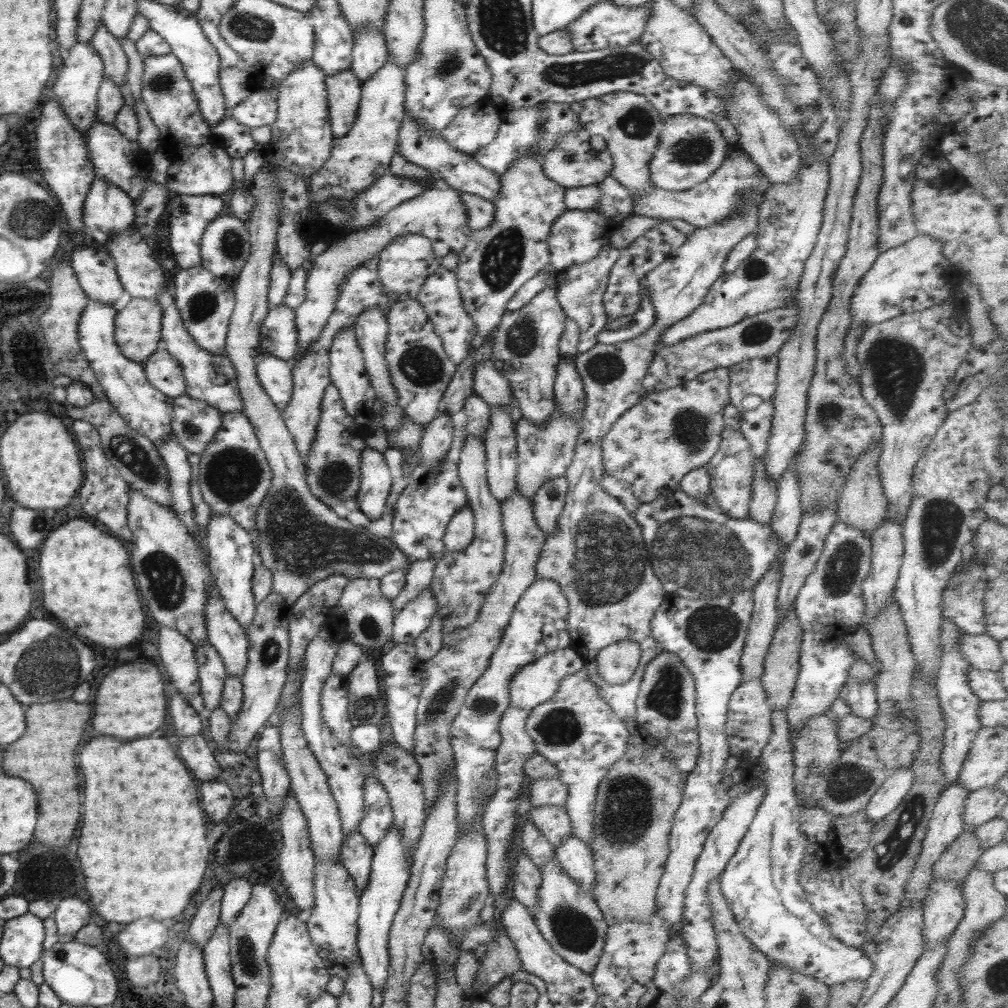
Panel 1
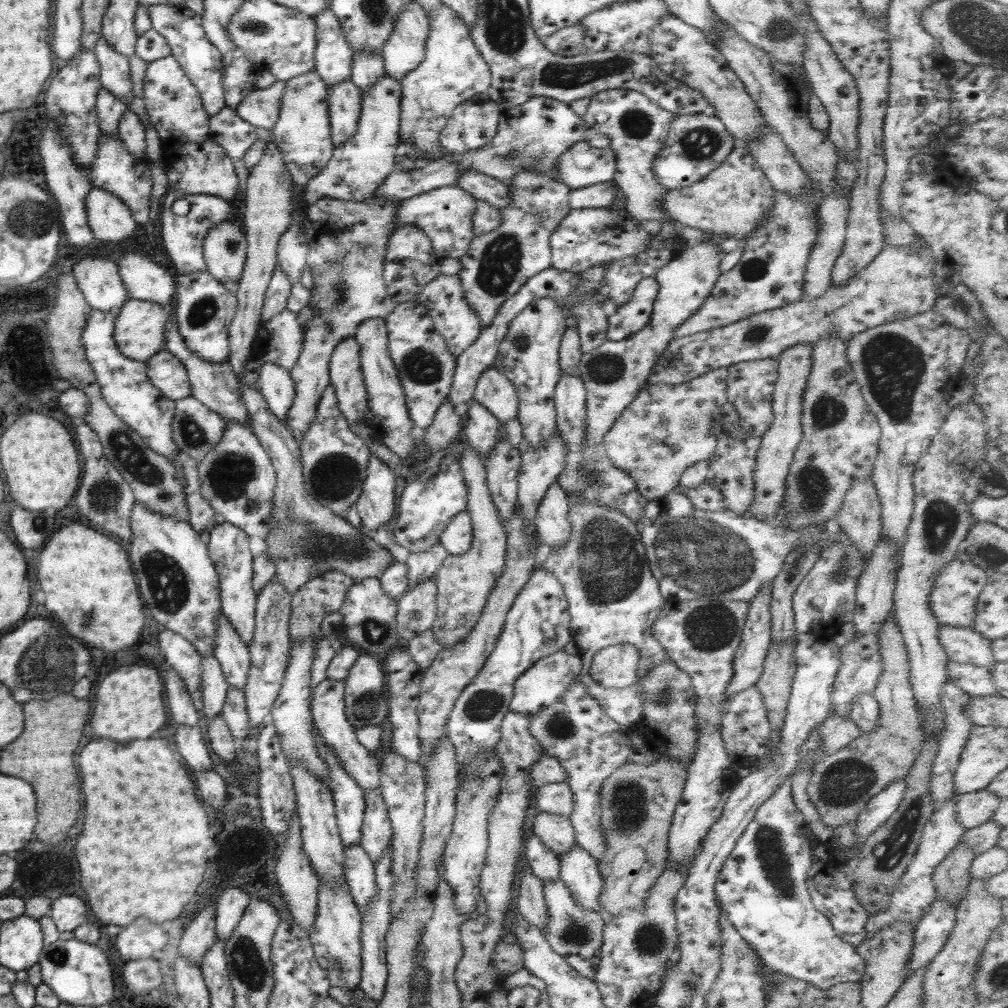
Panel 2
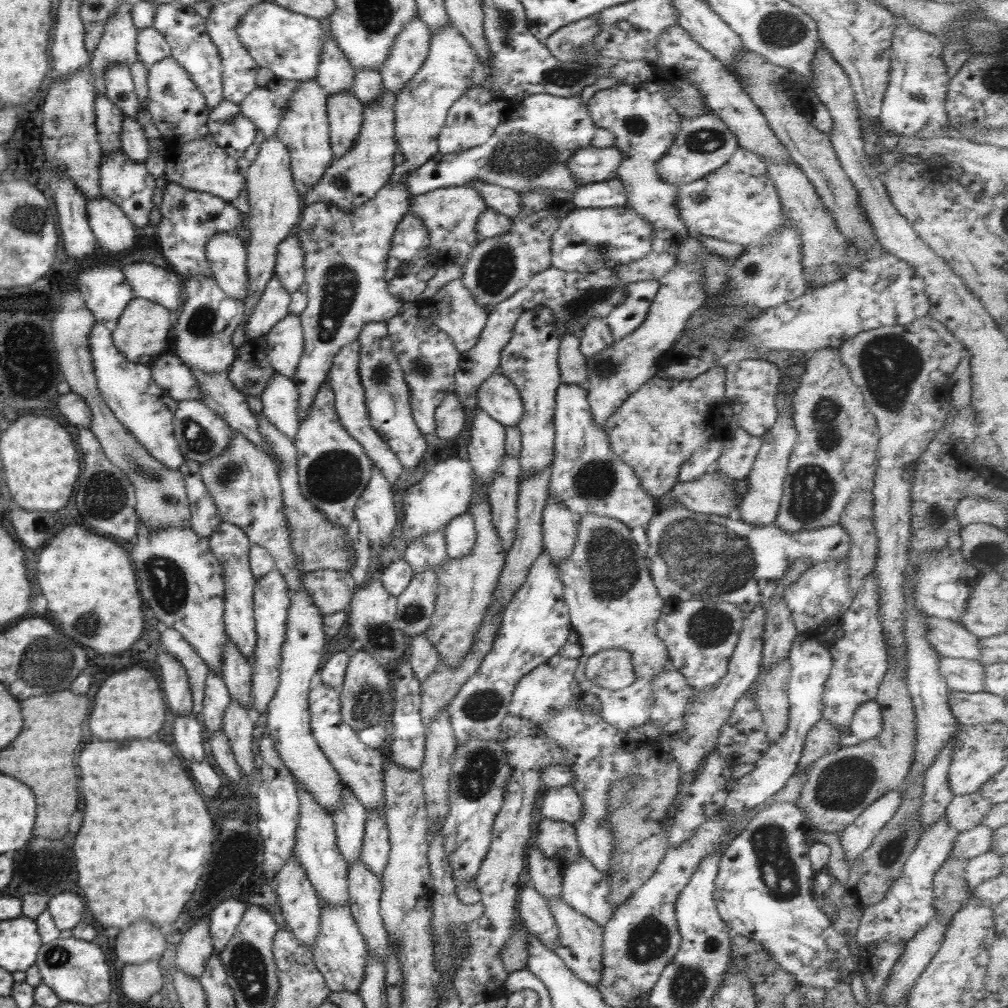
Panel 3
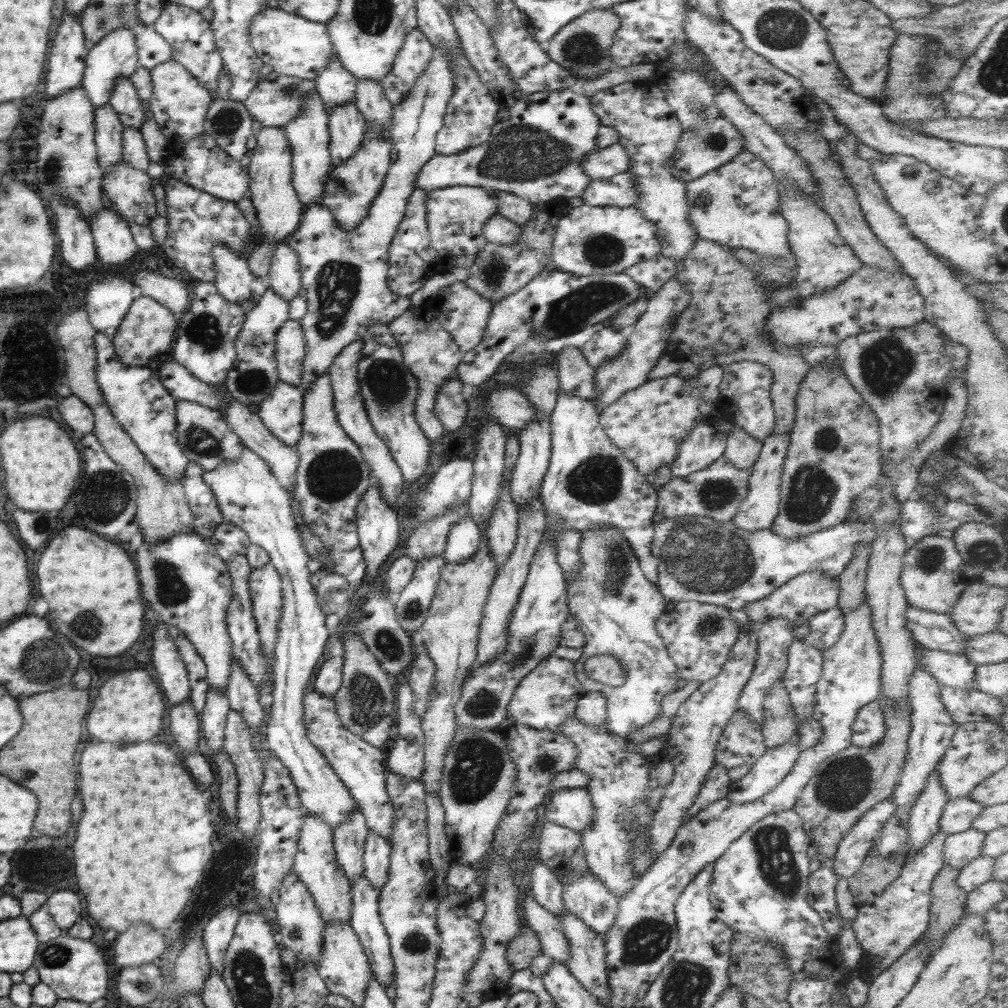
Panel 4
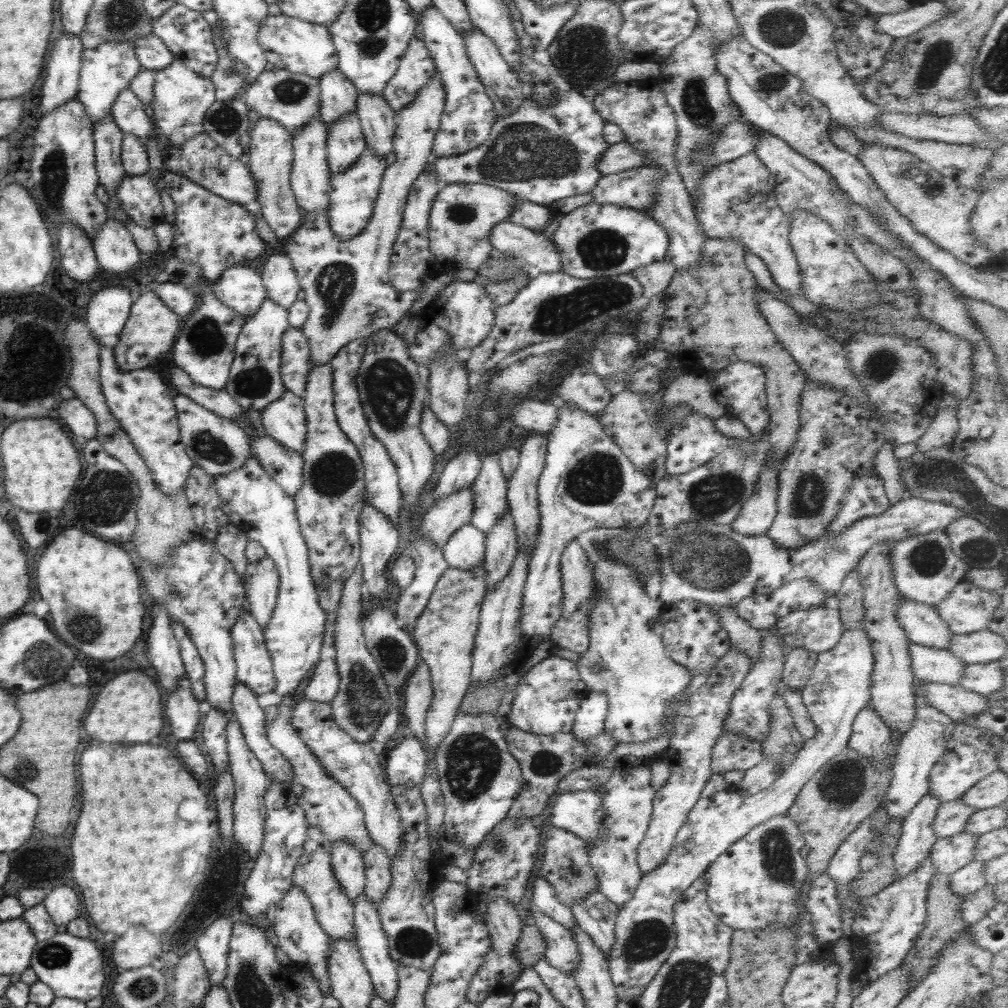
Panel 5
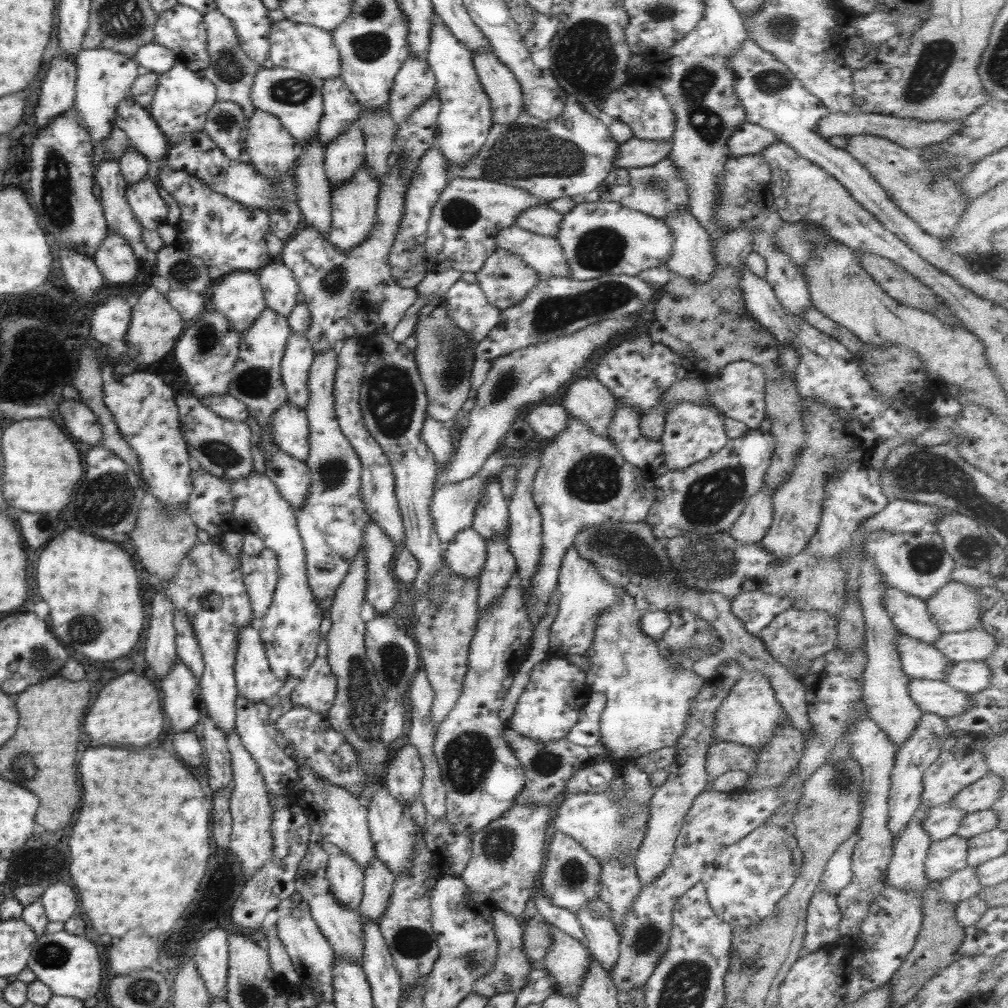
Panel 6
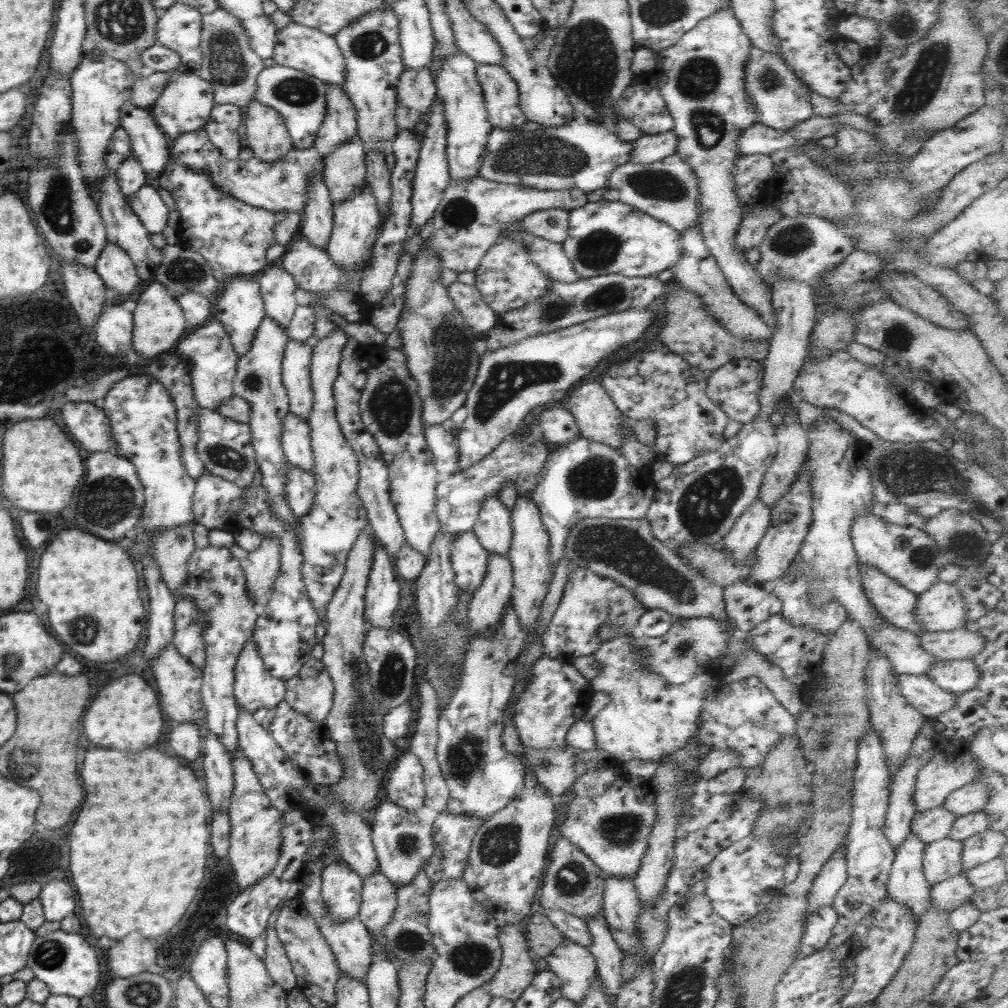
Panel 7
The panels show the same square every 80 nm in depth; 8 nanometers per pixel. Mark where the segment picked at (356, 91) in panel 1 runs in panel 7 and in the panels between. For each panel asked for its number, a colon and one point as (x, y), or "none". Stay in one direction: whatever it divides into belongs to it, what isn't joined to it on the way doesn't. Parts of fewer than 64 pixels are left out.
2: (344, 100)
3: (344, 111)
4: (347, 127)
5: (345, 144)
6: (344, 156)
7: (344, 171)

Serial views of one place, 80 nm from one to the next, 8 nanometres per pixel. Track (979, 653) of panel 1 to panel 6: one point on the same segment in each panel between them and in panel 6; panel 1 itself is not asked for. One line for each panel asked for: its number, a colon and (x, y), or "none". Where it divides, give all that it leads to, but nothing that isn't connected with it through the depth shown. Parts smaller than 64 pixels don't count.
2: (965, 645)
3: (949, 638)
4: (934, 631)
5: (923, 625)
6: (909, 614)

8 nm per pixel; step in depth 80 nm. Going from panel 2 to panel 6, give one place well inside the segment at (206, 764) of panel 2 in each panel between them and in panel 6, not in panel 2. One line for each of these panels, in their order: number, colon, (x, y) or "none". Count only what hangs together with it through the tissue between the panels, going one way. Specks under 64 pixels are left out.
3: (190, 737)
4: (184, 723)
5: (184, 713)
6: (181, 694)

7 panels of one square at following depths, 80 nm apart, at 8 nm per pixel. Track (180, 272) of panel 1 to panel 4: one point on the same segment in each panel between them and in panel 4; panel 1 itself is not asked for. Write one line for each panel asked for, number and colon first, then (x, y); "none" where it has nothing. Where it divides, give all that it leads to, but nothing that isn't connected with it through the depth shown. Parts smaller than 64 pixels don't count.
2: (205, 309)
3: (208, 317)
4: (207, 331)

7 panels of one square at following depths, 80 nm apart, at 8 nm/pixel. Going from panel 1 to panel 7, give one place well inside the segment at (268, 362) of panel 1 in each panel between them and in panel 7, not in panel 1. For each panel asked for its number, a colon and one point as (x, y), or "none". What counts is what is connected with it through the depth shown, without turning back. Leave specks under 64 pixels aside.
2: (274, 382)
3: (280, 404)
4: (281, 411)
5: (284, 419)
6: (290, 431)
7: (296, 435)

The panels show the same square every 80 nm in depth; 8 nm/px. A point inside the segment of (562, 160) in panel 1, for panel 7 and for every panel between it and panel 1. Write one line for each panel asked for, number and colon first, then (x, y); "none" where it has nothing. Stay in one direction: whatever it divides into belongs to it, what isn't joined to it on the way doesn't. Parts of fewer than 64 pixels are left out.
2: (582, 165)
3: (588, 164)
4: (602, 163)
5: (621, 156)
6: (636, 153)
7: (647, 149)

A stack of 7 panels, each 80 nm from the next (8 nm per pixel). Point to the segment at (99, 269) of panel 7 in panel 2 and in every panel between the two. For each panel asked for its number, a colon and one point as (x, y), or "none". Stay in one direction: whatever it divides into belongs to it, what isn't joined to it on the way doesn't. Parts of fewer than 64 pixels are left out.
2: (109, 219)
3: (113, 231)
4: (115, 246)
5: (115, 250)
6: (115, 260)

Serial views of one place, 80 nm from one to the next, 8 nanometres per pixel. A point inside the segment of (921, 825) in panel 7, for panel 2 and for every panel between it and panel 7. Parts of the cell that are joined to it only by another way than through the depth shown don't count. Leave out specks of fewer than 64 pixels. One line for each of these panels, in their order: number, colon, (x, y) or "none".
2: (974, 808)
3: (964, 812)
4: (958, 815)
5: (952, 816)
6: (943, 821)

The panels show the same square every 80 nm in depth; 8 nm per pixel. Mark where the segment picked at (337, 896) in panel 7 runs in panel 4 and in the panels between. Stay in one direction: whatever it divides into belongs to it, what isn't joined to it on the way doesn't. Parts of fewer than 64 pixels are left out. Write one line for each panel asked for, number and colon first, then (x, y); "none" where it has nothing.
4: (349, 839)
5: (347, 861)
6: (346, 878)

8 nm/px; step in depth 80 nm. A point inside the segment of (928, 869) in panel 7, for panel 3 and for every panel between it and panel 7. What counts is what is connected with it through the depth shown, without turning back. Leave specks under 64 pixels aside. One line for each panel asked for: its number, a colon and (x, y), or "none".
3: (978, 840)
4: (959, 849)
5: (949, 854)
6: (945, 856)

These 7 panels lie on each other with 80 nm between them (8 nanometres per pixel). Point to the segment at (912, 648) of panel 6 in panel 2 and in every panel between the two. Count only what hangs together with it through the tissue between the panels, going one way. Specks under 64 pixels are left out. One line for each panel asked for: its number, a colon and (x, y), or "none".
2: (975, 680)
3: (965, 676)
4: (953, 670)
5: (929, 664)

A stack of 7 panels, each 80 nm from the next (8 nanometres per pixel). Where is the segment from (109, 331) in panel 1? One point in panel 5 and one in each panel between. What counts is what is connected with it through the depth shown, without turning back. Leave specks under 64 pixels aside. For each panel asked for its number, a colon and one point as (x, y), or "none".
2: (124, 383)
3: (128, 388)
4: (138, 400)
5: (141, 402)

